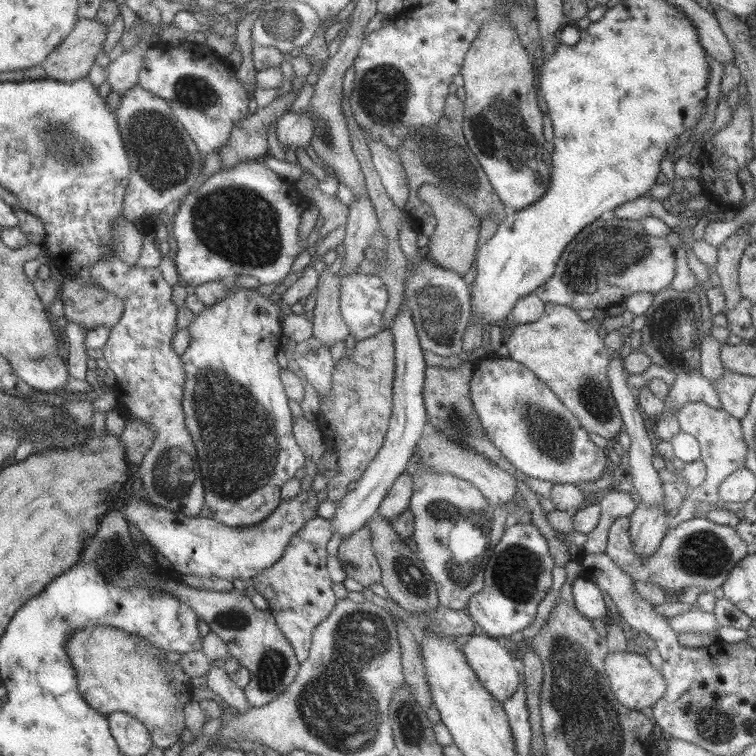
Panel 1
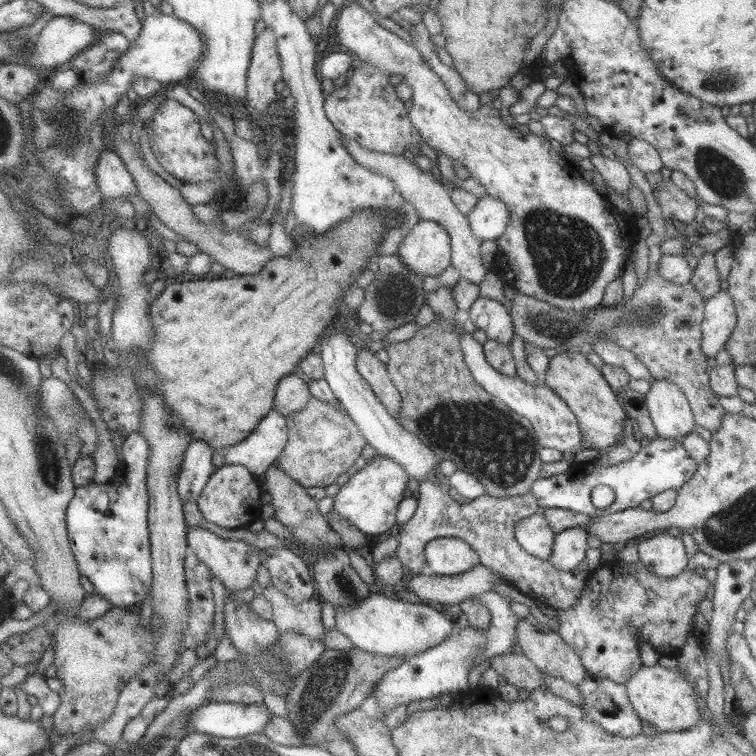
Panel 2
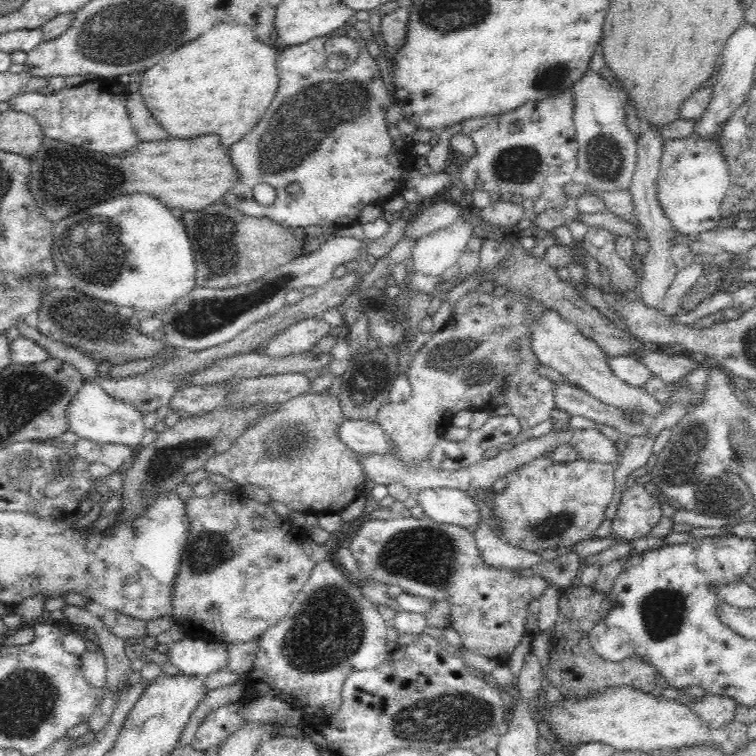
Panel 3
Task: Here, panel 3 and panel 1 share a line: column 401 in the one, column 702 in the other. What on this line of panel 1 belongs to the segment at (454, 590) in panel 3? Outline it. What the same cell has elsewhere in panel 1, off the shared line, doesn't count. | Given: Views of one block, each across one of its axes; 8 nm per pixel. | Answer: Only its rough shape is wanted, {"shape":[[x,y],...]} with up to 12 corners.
{"shape":[[704,516],[667,530],[637,557],[628,517],[608,529],[604,554],[634,582],[667,595],[713,592],[747,546]]}

